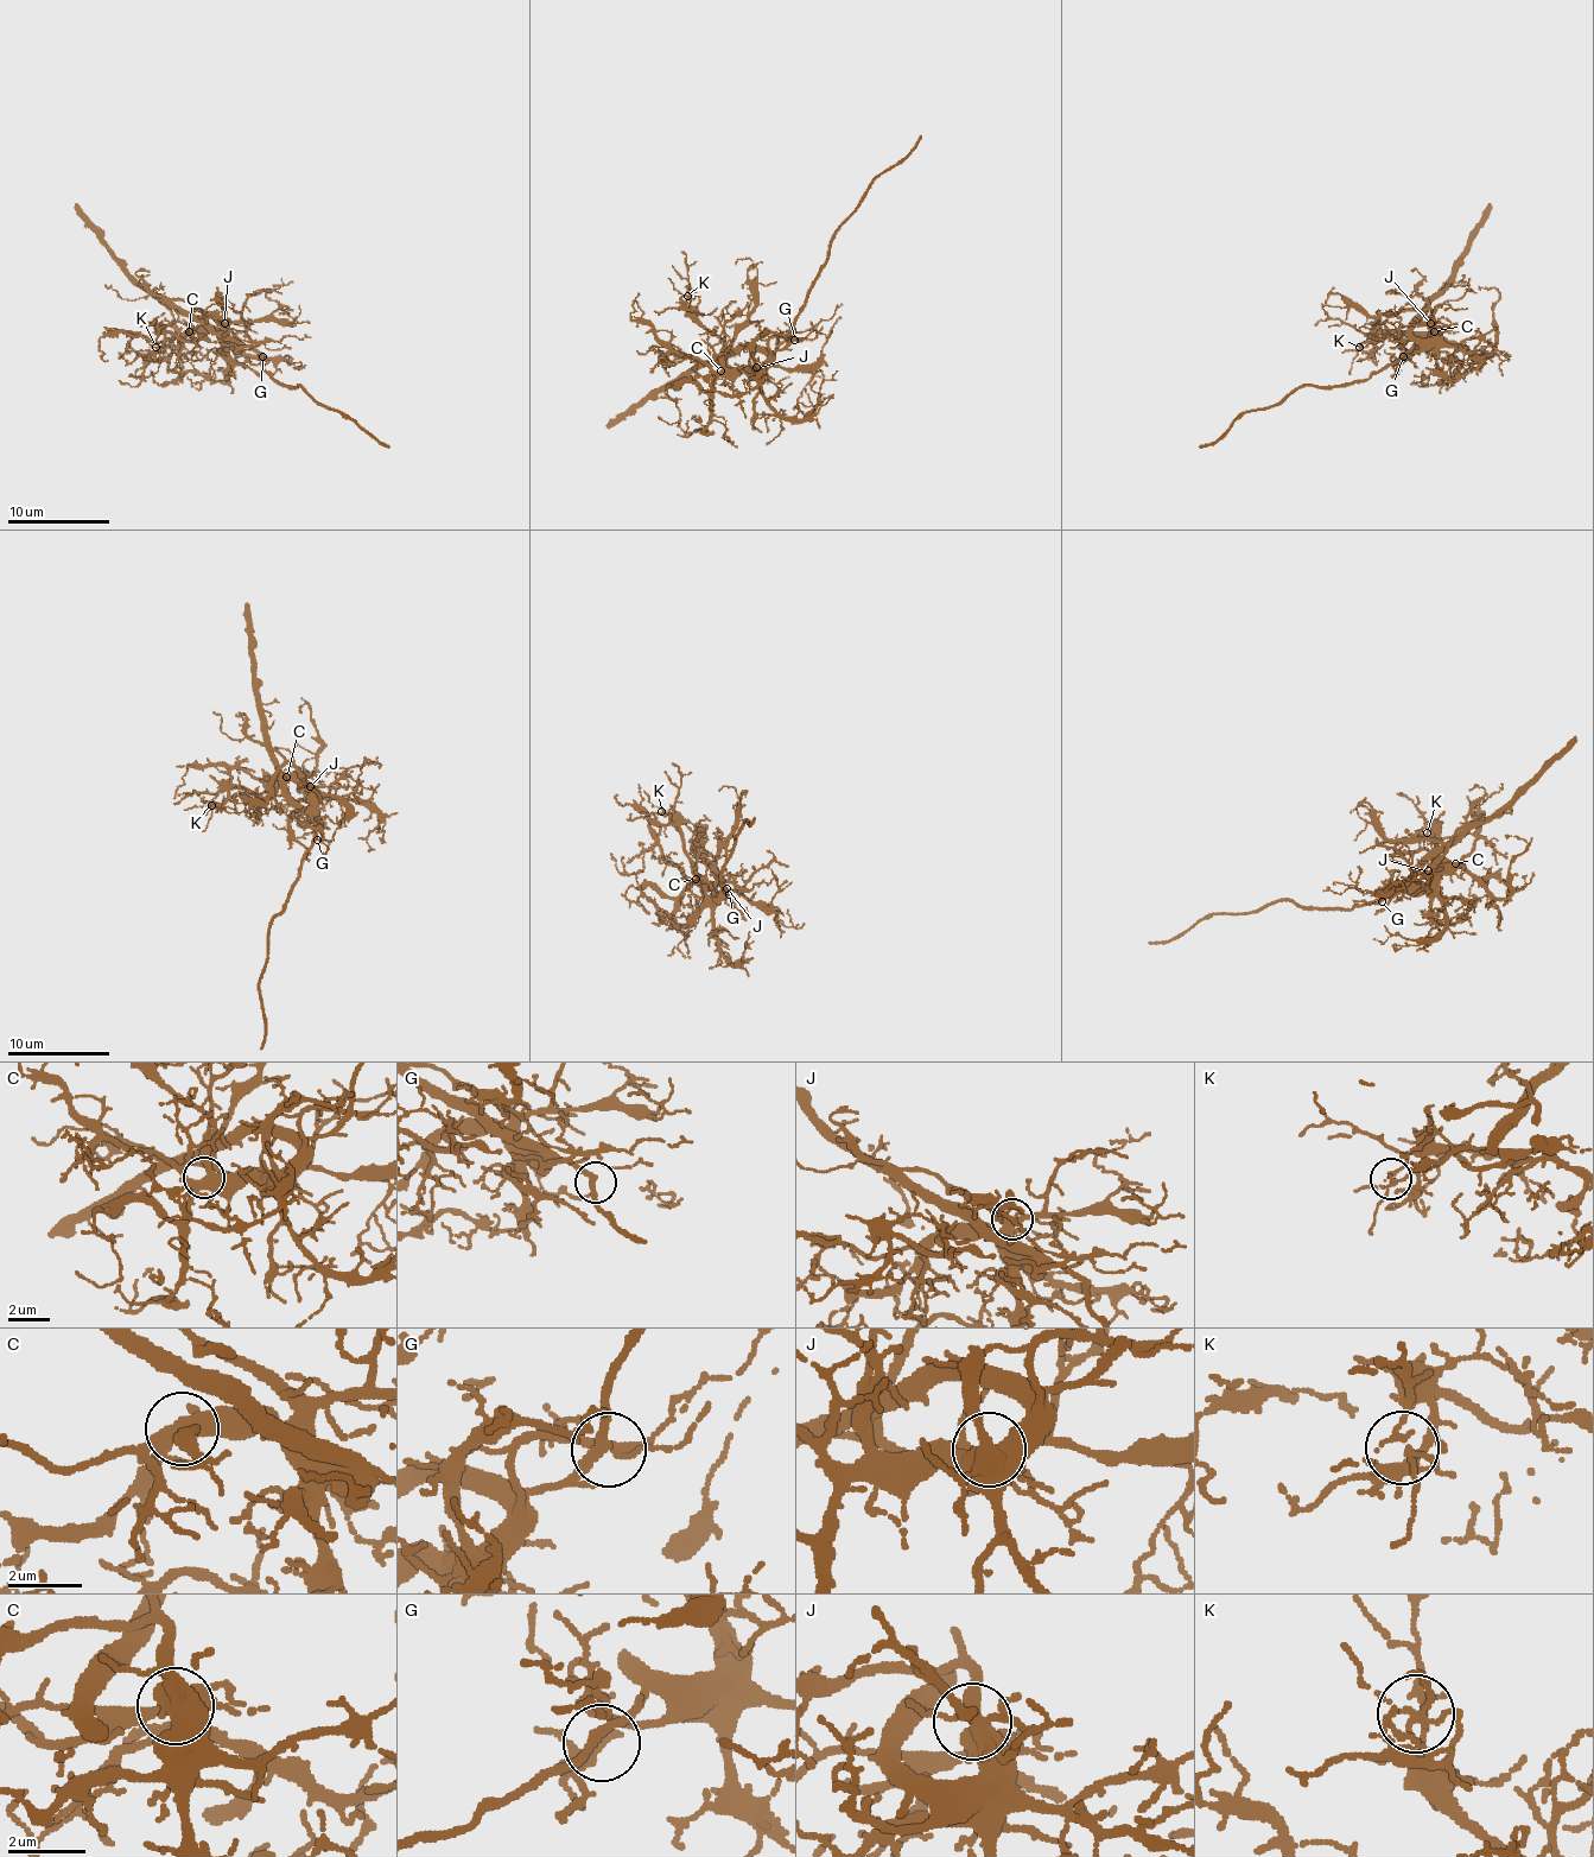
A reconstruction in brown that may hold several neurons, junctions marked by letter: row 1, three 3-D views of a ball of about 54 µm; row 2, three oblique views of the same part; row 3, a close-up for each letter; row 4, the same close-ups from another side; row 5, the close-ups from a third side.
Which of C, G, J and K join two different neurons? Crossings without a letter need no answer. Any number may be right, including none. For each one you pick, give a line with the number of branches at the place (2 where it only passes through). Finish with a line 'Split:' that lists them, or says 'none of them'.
Split: none of them

